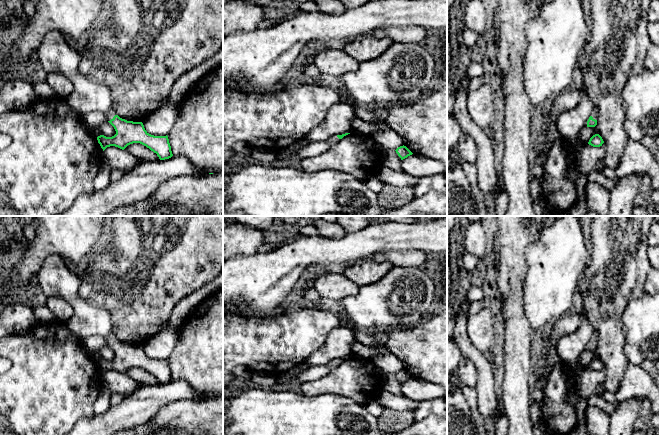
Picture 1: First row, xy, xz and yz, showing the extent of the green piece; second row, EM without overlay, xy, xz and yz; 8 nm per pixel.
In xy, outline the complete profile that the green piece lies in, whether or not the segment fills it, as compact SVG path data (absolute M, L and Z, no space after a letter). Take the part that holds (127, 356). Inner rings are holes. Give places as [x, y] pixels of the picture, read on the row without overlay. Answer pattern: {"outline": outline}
{"outline": "M57 254L48 255L36 275L43 296L46 298L61 297L68 301L74 309L74 315L66 322L67 326L82 340L99 335L105 338L107 345L114 351L116 358L112 361L100 359L97 361L103 375L110 370L124 374L128 369L140 367L157 378L160 384L169 383L173 380L168 360L154 360L149 358L142 346L127 345L120 342L113 334L113 326L110 314L104 309L90 305L79 295L81 280L64 263L64 258Z"}

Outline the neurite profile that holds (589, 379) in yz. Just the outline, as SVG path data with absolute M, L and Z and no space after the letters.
M604 367L600 371L593 371L589 368L585 368L575 387L575 392L579 397L588 399L590 396L594 395L597 385L603 383L604 380Z

